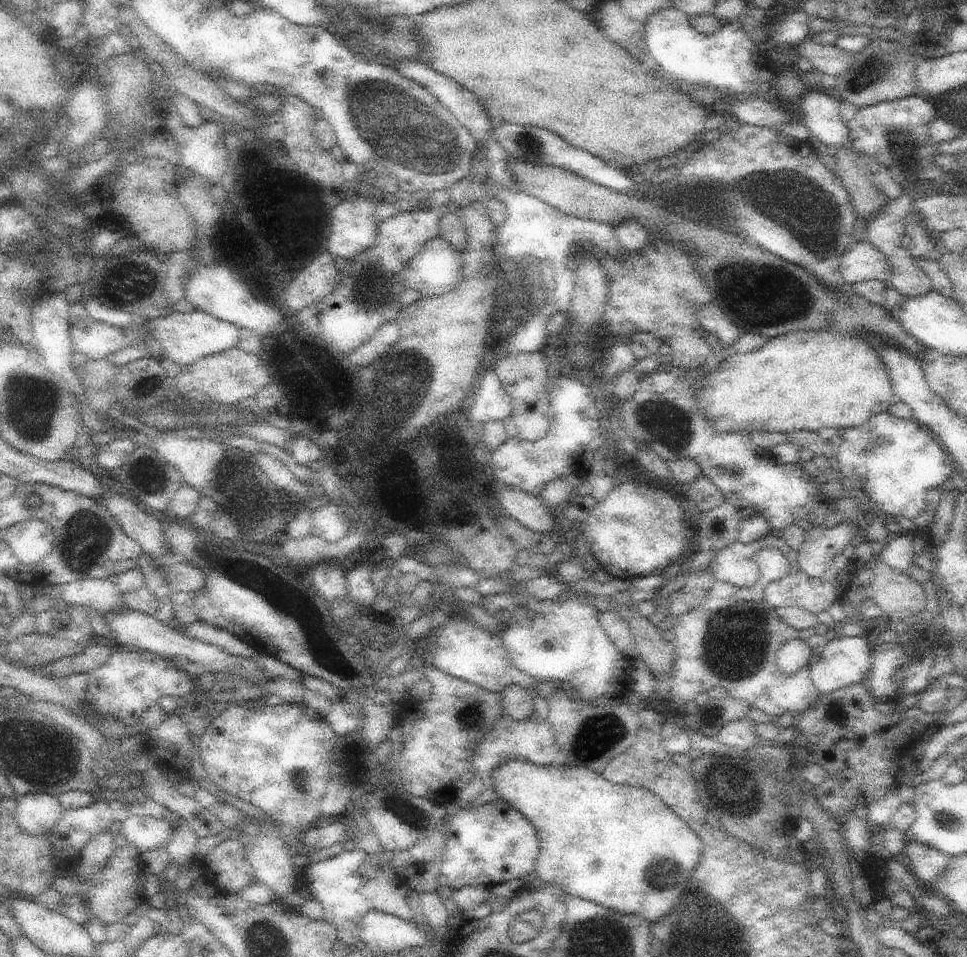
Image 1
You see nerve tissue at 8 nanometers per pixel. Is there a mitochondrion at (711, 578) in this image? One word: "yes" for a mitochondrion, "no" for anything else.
no

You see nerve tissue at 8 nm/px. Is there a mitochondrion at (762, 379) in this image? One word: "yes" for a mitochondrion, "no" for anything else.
no

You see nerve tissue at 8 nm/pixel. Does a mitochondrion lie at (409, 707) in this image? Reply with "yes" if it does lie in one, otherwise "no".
no

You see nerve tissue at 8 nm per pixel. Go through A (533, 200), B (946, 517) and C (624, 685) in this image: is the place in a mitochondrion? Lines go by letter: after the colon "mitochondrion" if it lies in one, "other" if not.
A: other
B: other
C: other

